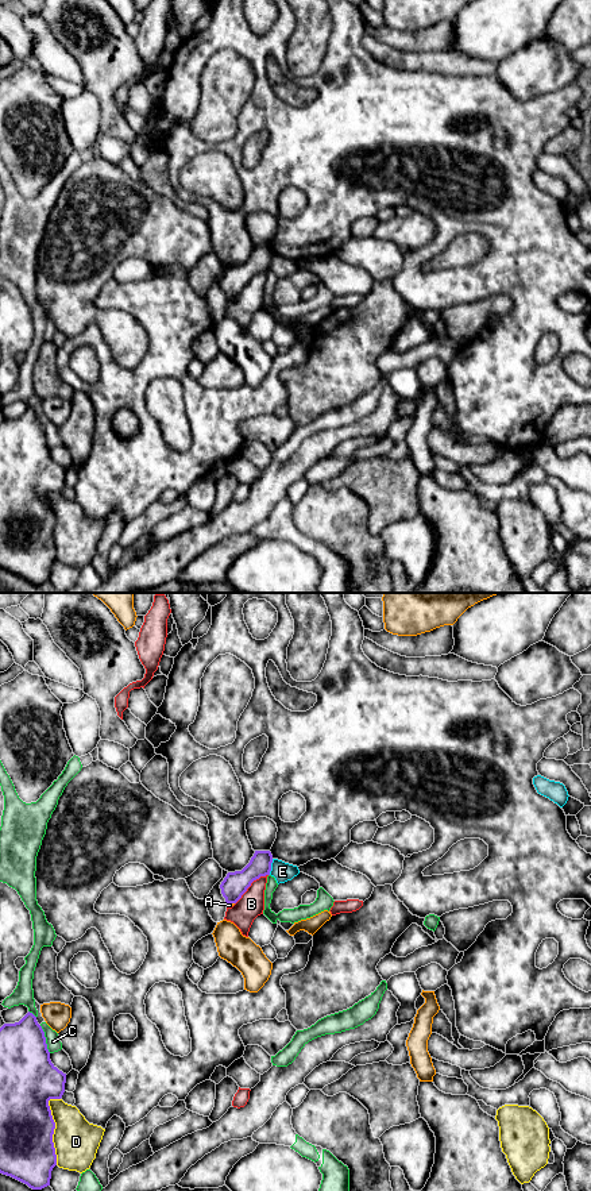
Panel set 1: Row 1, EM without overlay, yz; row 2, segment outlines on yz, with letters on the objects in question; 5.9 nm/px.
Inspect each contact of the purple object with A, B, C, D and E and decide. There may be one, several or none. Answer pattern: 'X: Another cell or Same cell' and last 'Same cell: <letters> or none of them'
A: Another cell
B: Another cell
C: Another cell
D: Another cell
E: Another cell
Same cell: none of them

